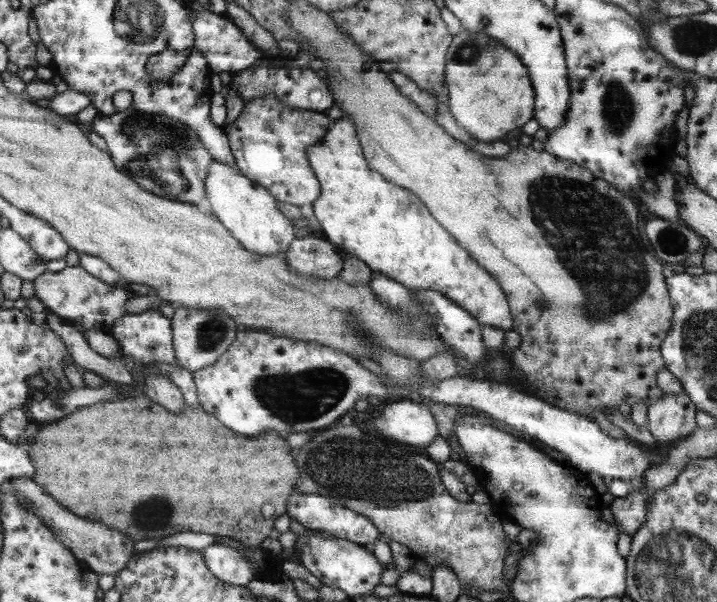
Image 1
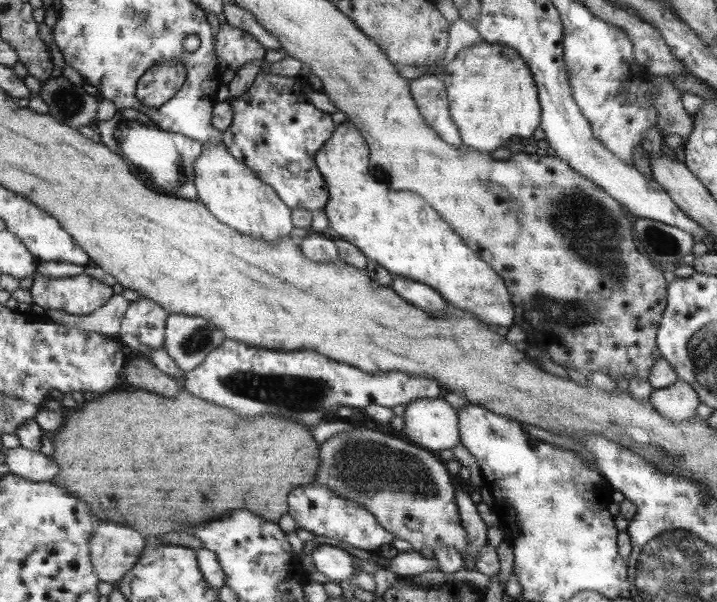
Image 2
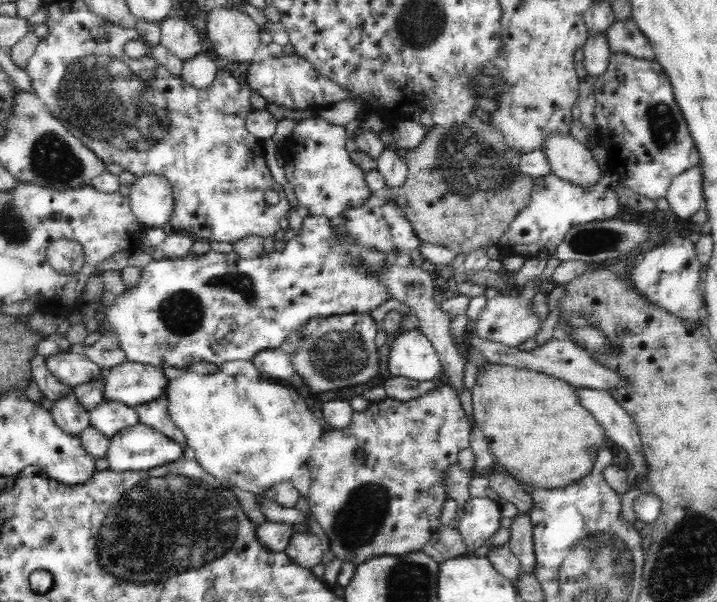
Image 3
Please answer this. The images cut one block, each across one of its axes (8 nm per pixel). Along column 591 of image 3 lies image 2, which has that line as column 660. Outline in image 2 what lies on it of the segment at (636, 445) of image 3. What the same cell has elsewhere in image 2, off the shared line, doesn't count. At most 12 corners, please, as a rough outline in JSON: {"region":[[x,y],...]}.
{"region":[[689,383],[652,389],[649,403],[661,417],[683,421],[699,399]]}

